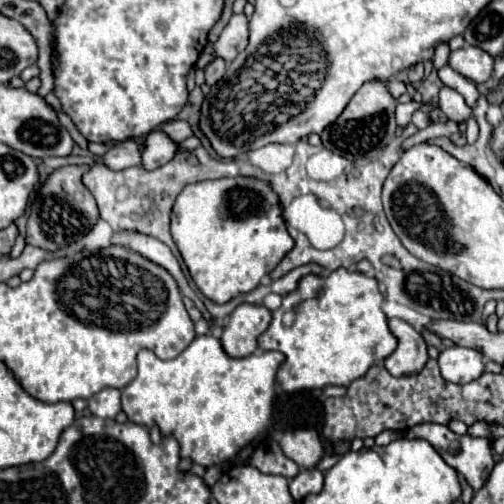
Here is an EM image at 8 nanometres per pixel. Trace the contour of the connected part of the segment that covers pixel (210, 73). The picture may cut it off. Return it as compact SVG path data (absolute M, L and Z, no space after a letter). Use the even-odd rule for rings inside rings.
M214 58L214 60L204 68L206 84L208 84L208 86L214 86L214 84L224 76L224 70L226 70L226 62L224 62L222 58Z

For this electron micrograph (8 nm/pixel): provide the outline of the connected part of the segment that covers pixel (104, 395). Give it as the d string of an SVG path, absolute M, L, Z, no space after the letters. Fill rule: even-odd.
M104 388L88 400L88 408L98 418L114 418L120 412L120 390Z

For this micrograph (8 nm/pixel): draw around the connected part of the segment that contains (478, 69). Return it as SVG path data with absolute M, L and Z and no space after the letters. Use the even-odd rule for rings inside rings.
M464 44L464 48L452 52L448 64L476 84L486 82L494 72L494 58L488 52L482 52L482 48L474 48L470 44Z

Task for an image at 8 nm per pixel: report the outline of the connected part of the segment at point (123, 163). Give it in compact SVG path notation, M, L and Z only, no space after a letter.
M124 140L112 146L110 152L104 154L104 164L112 170L126 170L142 164L142 152L138 140Z

